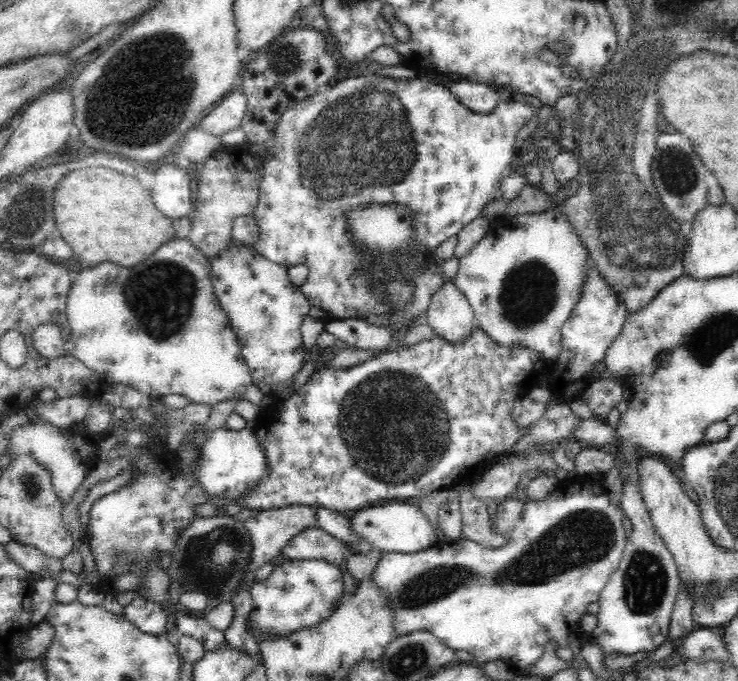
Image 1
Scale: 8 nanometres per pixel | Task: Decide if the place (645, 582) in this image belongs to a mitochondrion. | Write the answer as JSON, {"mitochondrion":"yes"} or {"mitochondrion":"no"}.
{"mitochondrion":"yes"}

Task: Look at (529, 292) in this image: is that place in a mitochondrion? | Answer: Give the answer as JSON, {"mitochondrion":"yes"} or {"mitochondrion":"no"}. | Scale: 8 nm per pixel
{"mitochondrion":"yes"}

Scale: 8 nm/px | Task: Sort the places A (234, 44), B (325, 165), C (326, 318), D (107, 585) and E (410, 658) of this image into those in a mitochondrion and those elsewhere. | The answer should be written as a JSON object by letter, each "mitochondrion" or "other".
{"A":"other","B":"mitochondrion","C":"other","D":"other","E":"mitochondrion"}

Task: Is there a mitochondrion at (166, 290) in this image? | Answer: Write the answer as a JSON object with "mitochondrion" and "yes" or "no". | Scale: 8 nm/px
{"mitochondrion":"yes"}

